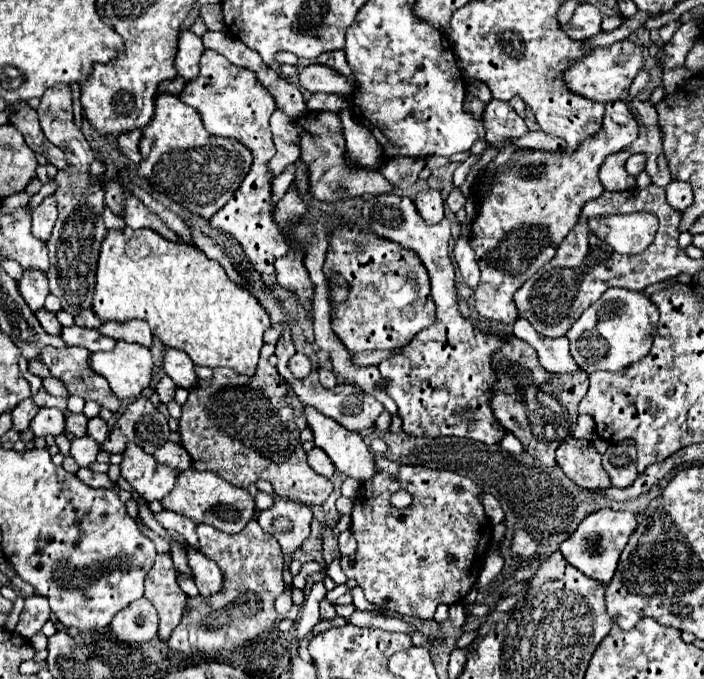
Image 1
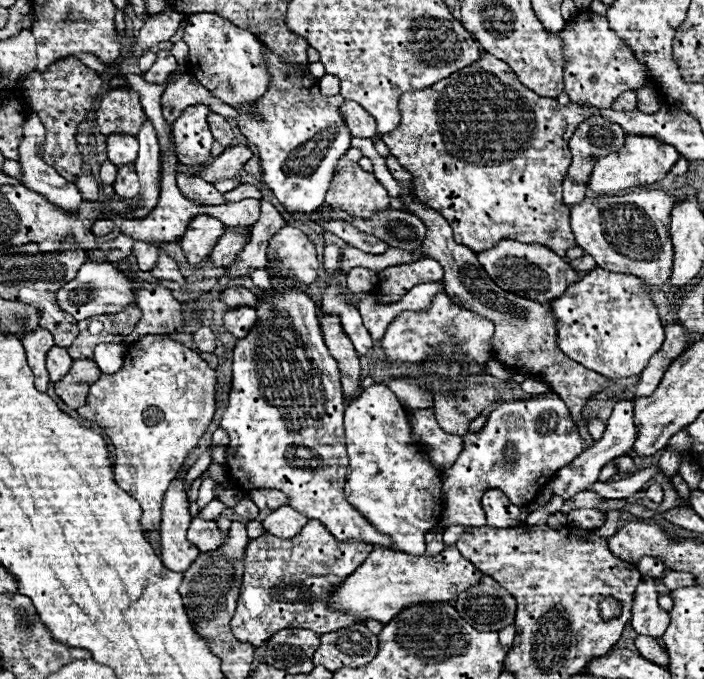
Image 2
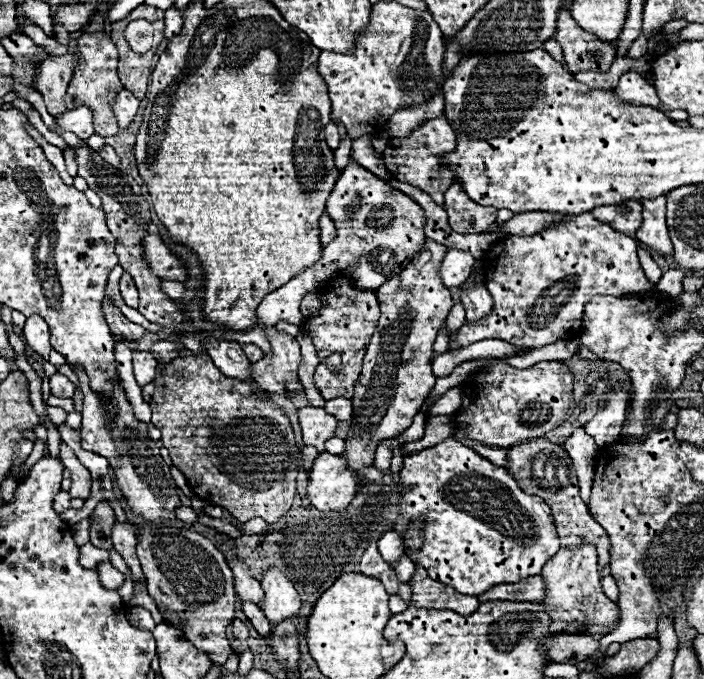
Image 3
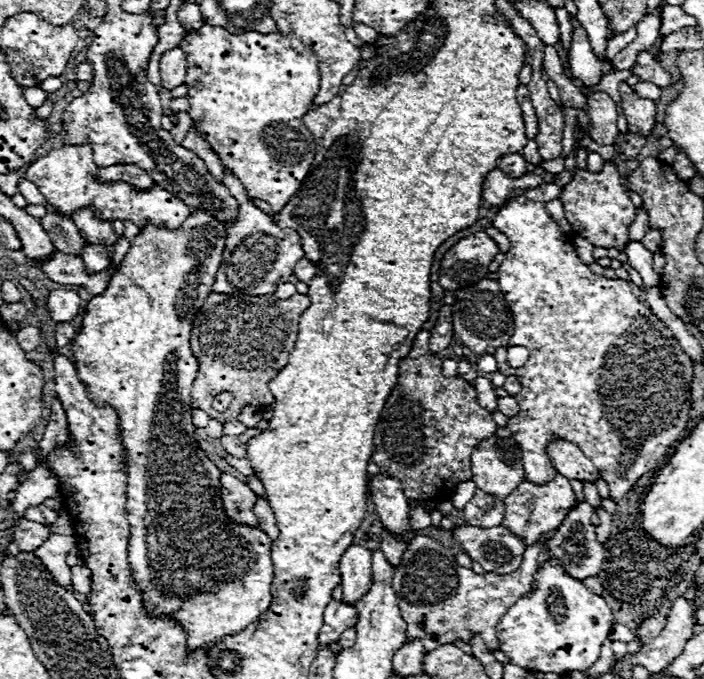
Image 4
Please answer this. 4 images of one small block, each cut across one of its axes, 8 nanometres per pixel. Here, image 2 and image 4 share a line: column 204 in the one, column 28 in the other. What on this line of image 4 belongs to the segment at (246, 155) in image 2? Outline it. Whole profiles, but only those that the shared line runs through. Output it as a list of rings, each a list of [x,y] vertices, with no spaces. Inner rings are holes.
[[[64,144],[62,148],[50,150],[46,156],[34,160],[24,178],[38,186],[38,190],[48,198],[48,204],[56,206],[62,214],[72,216],[74,210],[80,206],[92,208],[94,214],[98,214],[102,220],[132,220],[138,226],[144,226],[144,222],[156,222],[162,226],[168,226],[170,230],[178,230],[184,220],[192,214],[192,210],[174,194],[162,190],[160,186],[154,186],[152,190],[136,192],[130,186],[124,186],[124,182],[118,184],[102,184],[92,178],[96,172],[96,164],[92,158],[92,144]]]

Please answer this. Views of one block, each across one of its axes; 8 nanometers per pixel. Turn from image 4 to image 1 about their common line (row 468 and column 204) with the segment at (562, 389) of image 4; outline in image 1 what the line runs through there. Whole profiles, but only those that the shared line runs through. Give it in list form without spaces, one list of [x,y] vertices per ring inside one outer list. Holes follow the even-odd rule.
[[[252,520],[240,534],[224,534],[208,524],[200,524],[198,538],[200,552],[222,568],[224,590],[208,598],[190,598],[184,618],[174,628],[168,644],[172,650],[190,654],[214,654],[218,650],[234,650],[238,644],[252,640],[274,626],[278,618],[274,610],[274,600],[284,590],[284,556],[280,544],[272,536],[268,536],[256,520]]]

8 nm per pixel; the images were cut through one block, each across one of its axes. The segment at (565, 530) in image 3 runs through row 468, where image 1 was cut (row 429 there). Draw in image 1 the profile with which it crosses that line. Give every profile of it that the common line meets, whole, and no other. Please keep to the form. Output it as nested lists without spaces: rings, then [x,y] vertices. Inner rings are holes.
[[[516,336],[506,338],[506,344],[494,354],[492,366],[496,368],[496,388],[492,396],[494,416],[522,442],[524,450],[534,460],[542,466],[556,466],[554,452],[576,428],[578,404],[588,390],[588,374],[584,370],[572,376],[546,372],[538,362],[536,350]]]

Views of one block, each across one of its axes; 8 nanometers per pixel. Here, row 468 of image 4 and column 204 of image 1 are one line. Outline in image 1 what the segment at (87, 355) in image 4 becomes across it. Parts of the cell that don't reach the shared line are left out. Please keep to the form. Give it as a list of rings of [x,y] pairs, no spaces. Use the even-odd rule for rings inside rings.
[[[172,94],[156,98],[156,114],[142,130],[140,154],[138,176],[200,218],[214,216],[232,198],[252,164],[252,154],[244,144],[208,134],[198,112]]]

